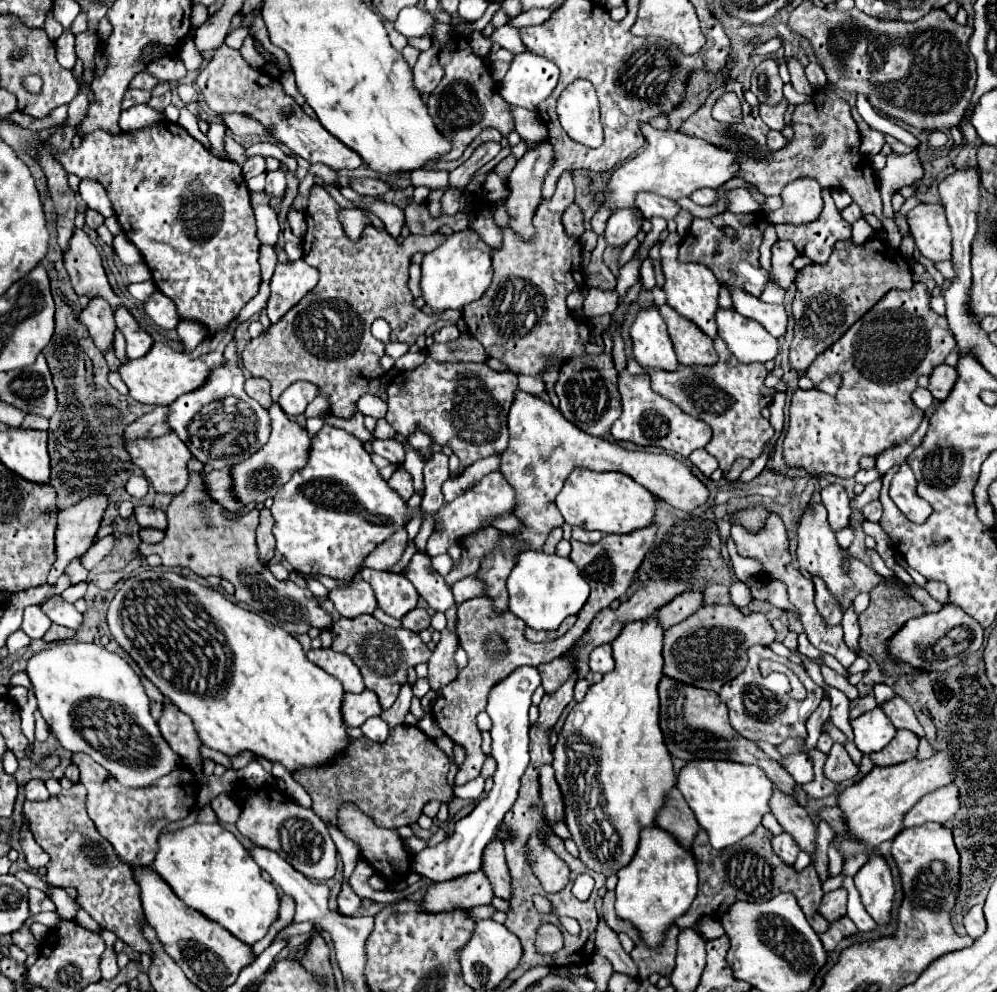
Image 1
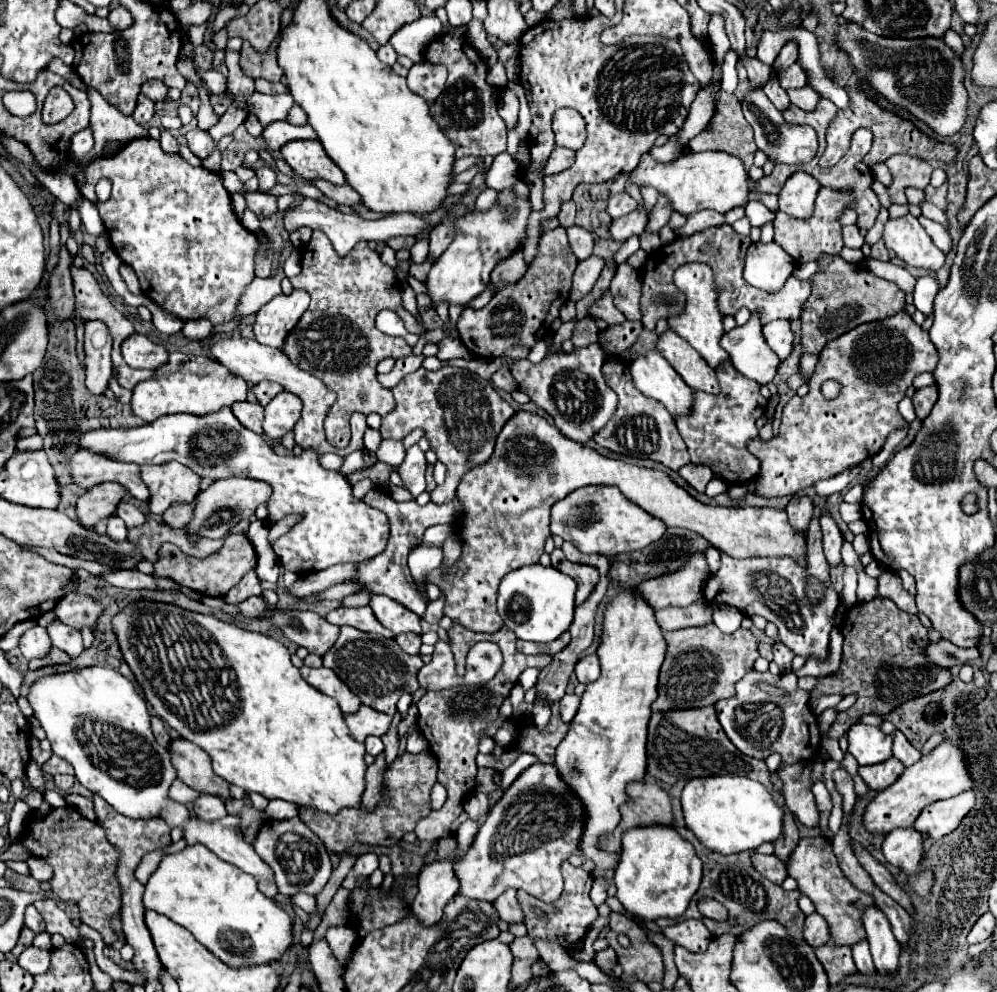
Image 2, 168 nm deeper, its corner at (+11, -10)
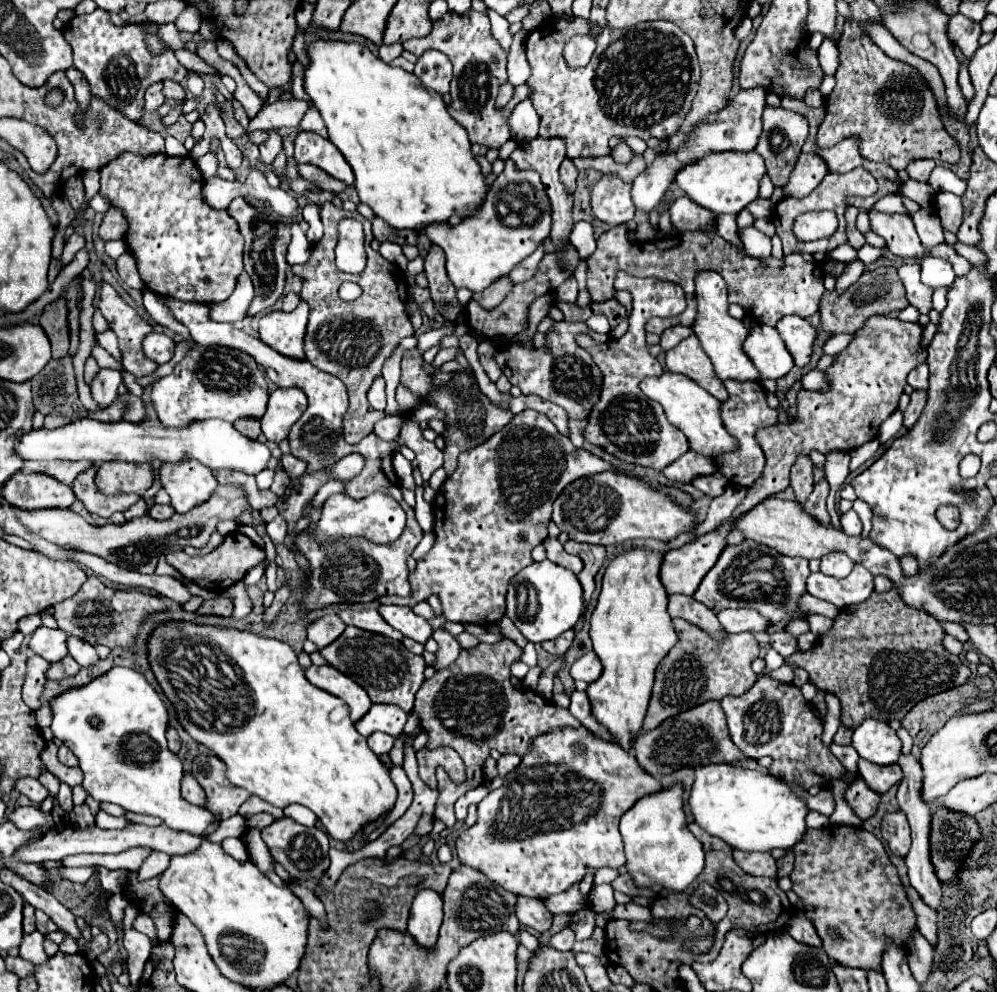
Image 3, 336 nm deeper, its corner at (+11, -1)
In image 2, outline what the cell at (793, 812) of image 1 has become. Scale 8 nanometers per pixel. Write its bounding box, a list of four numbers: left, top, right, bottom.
[786,836,874,946]

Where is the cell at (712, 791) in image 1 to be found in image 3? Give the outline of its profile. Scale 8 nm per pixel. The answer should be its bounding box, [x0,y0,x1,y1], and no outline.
[688,763,810,851]

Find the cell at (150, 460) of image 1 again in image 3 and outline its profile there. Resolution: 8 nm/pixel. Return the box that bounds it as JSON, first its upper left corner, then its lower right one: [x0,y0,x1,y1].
[160,461,218,513]

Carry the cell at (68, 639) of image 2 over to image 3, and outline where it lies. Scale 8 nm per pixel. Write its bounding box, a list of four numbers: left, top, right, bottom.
[68,637,100,667]

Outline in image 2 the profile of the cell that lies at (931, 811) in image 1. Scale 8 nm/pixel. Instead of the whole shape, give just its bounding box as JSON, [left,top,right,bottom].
[914,792,974,840]

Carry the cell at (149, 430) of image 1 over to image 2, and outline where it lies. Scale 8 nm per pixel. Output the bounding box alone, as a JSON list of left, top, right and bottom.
[70,450,148,502]

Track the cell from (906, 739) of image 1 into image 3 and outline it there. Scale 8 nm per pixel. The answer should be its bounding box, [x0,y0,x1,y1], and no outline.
[858,759,902,793]

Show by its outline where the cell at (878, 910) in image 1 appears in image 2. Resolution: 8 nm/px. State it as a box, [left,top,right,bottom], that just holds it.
[862,906,900,972]

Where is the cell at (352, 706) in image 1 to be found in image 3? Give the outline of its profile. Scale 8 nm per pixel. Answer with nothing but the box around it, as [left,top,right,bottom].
[356,705,408,737]

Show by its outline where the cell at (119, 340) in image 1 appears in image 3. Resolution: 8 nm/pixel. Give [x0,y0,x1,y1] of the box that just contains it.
[98,283,158,377]

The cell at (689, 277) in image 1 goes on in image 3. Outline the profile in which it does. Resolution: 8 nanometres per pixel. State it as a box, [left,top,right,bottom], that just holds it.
[692,273,760,381]

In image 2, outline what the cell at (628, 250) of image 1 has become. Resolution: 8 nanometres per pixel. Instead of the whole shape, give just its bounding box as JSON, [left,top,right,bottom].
[588,290,626,326]

